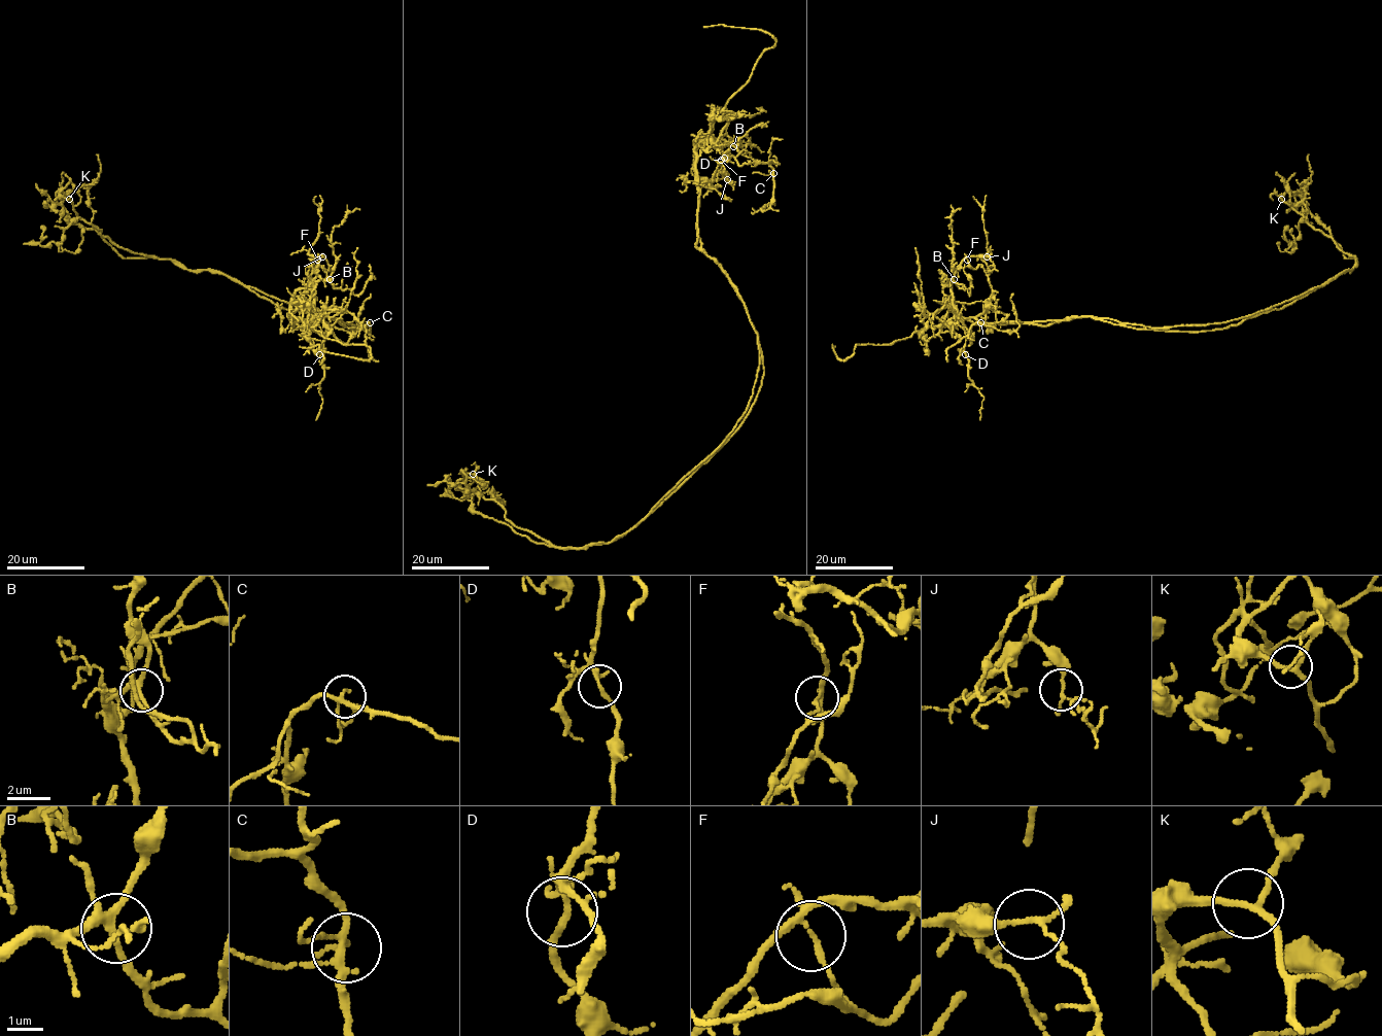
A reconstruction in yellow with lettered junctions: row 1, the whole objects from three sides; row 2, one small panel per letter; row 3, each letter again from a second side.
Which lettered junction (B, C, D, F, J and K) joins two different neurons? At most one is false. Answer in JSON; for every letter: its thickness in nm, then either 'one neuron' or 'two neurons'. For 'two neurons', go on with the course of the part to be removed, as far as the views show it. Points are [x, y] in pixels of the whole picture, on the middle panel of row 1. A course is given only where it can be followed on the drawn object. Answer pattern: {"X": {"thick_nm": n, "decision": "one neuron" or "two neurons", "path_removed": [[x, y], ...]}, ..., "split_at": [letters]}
{"B": {"thick_nm": 240, "decision": "one neuron"}, "C": {"thick_nm": 180, "decision": "one neuron"}, "D": {"thick_nm": 160, "decision": "one neuron"}, "F": {"thick_nm": 150, "decision": "two neurons", "path_removed": [[721, 160], [691, 169], [696, 245], [758, 337], [747, 417], [610, 542], [530, 541], [468, 495], [502, 501]]}, "J": {"thick_nm": 140, "decision": "one neuron"}, "K": {"thick_nm": 170, "decision": "one neuron"}, "split_at": ["F"]}

